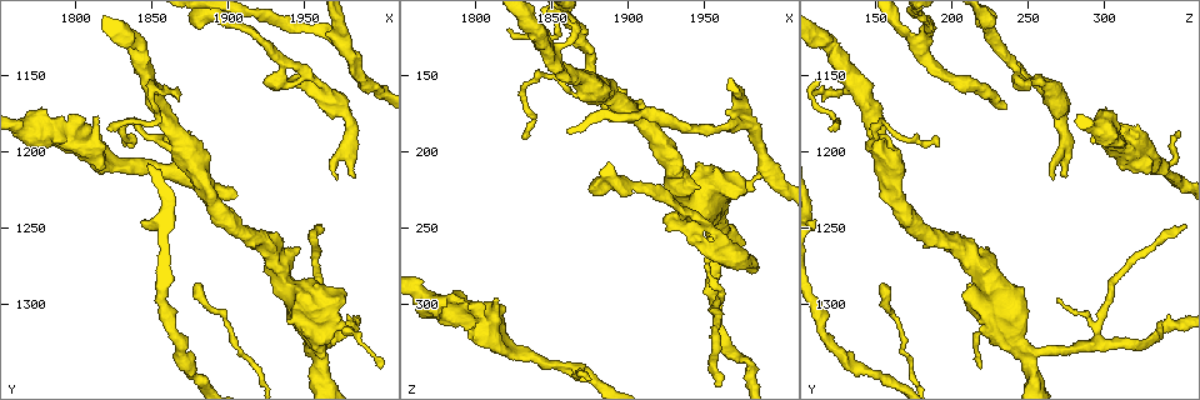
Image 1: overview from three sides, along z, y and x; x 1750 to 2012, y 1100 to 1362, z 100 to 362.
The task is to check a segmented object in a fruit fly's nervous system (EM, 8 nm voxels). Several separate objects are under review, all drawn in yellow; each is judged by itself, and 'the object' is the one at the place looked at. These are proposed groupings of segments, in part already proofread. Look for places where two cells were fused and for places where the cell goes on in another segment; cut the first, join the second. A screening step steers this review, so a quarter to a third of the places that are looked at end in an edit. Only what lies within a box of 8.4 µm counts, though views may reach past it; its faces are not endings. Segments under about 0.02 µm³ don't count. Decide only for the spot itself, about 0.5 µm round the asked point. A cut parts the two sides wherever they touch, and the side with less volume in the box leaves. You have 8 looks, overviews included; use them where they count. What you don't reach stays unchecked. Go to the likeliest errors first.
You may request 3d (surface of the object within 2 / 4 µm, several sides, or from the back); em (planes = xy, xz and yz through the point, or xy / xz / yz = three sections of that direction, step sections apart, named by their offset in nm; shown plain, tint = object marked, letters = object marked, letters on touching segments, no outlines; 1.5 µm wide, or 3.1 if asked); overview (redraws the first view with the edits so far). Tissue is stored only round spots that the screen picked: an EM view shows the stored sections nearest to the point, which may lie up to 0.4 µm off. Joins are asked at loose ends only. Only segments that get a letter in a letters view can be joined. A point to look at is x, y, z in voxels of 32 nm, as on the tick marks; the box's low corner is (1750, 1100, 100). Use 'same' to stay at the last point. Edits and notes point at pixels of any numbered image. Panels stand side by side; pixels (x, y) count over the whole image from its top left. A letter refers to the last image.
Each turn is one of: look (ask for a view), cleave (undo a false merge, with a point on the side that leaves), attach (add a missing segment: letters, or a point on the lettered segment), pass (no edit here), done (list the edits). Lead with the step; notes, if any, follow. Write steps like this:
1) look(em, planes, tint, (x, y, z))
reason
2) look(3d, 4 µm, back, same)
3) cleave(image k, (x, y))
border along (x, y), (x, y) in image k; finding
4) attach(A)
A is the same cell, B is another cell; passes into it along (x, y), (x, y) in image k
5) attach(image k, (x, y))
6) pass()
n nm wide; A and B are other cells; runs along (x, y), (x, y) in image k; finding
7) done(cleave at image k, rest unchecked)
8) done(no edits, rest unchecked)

look(3d, 4 µm, (1980, 1214, 274))
an open end

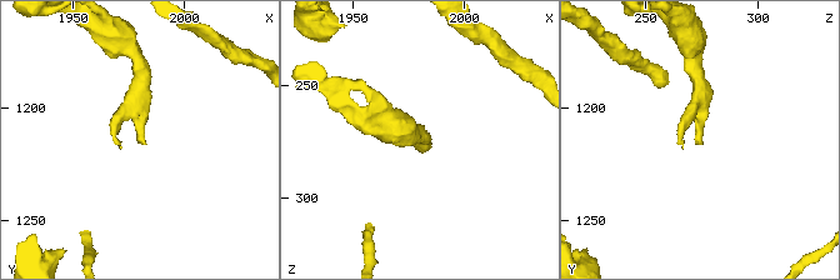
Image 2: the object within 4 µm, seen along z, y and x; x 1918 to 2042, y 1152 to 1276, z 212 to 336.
look(em, yz, step 8, plain, (1982, 1217, 275))

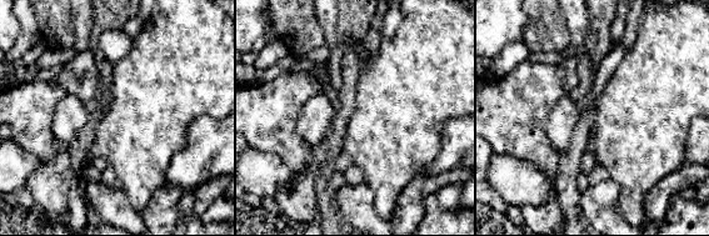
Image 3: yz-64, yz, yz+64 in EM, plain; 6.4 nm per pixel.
look(em, yz, step 8, letters, same)
see the neighbours

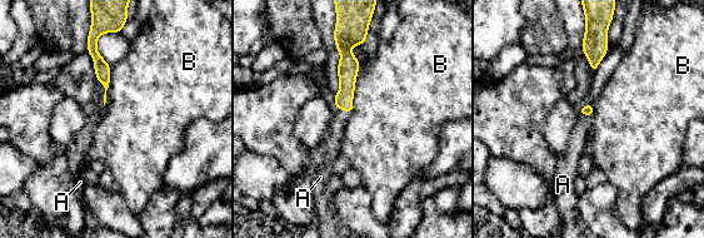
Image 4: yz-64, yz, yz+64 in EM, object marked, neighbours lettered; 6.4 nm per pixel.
attach(A)
A is the same cell, B is another cell; passes into it along (346, 72), (341, 109), (331, 143) in image 4; the cell continues

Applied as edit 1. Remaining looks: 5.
look(em, planes, plain, (1872, 1186, 350))
thin end

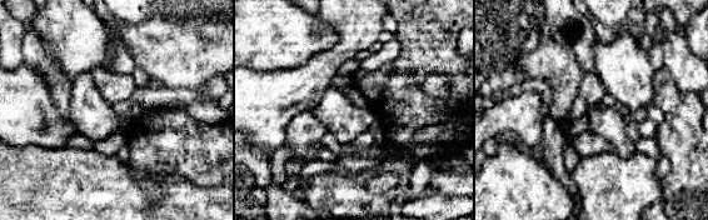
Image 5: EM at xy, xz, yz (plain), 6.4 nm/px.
look(em, planes, tint, same)

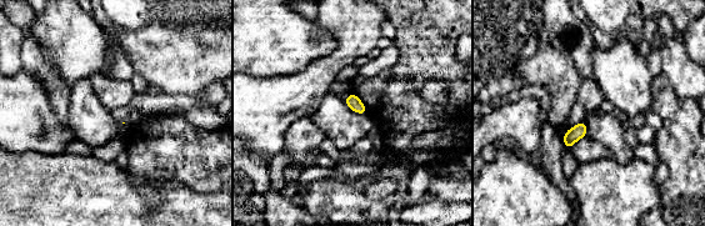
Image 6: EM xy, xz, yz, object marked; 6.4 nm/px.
look(em, planes, letters, same)

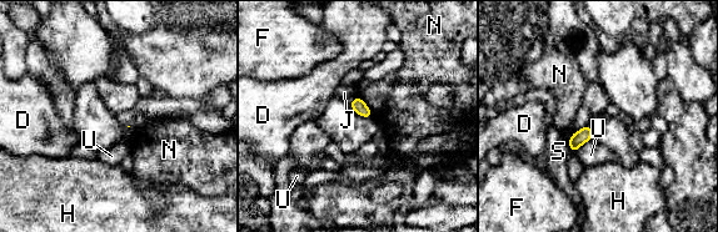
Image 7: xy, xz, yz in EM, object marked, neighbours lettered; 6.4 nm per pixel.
pass()
D, F, H, J, N, S and U are other cells; border along (358, 95), (369, 109), (372, 116) in image 7; no lettered segment goes on from it

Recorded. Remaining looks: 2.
look(em, planes, letters, (1800, 1192, 308))

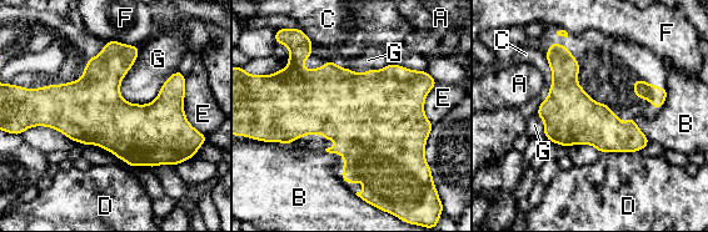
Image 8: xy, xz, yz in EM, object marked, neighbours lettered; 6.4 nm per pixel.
pass()
A, B, C, D, E, F and G are other cells; border along (178, 70), (146, 104), (119, 95) in image 8; all the same cell

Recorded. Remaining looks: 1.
done(attach at image 4, rest unchecked)

